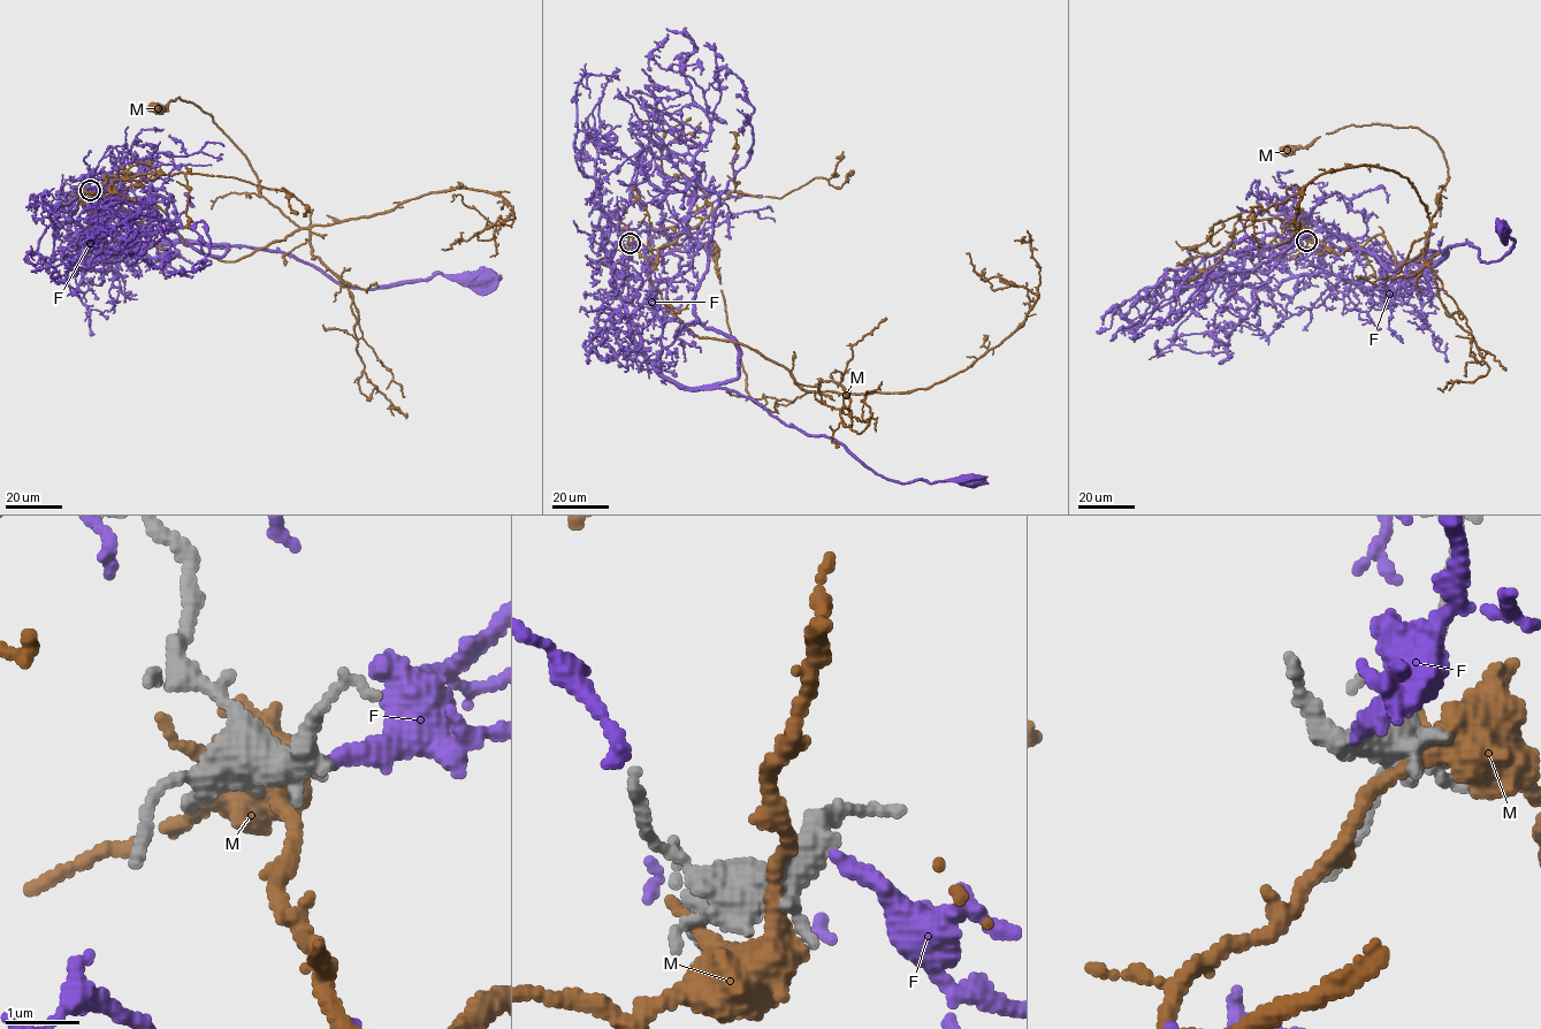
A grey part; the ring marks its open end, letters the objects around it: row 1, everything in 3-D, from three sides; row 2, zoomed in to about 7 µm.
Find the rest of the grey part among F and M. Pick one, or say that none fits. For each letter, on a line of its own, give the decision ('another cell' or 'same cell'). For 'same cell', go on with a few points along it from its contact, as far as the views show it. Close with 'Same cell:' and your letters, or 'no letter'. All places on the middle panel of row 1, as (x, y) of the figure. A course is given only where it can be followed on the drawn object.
F: another cell
M: another cell
Same cell: no letter

